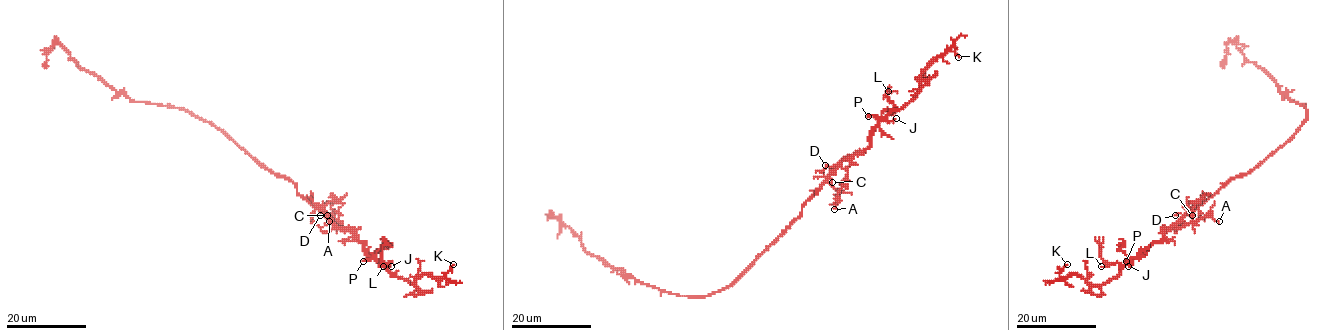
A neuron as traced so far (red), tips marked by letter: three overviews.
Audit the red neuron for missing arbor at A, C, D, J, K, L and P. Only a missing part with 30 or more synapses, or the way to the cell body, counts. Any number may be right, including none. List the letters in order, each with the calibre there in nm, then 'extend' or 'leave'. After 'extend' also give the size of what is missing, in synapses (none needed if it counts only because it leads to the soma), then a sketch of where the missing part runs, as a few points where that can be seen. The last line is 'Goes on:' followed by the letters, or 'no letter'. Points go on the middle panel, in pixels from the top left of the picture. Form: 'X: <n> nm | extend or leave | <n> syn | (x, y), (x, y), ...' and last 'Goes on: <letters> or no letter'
A: 150 nm | leave
C: 120 nm | leave
D: 120 nm | leave
J: 170 nm | leave
K: 130 nm | leave
L: 110 nm | leave
P: 130 nm | leave
Goes on: no letter

